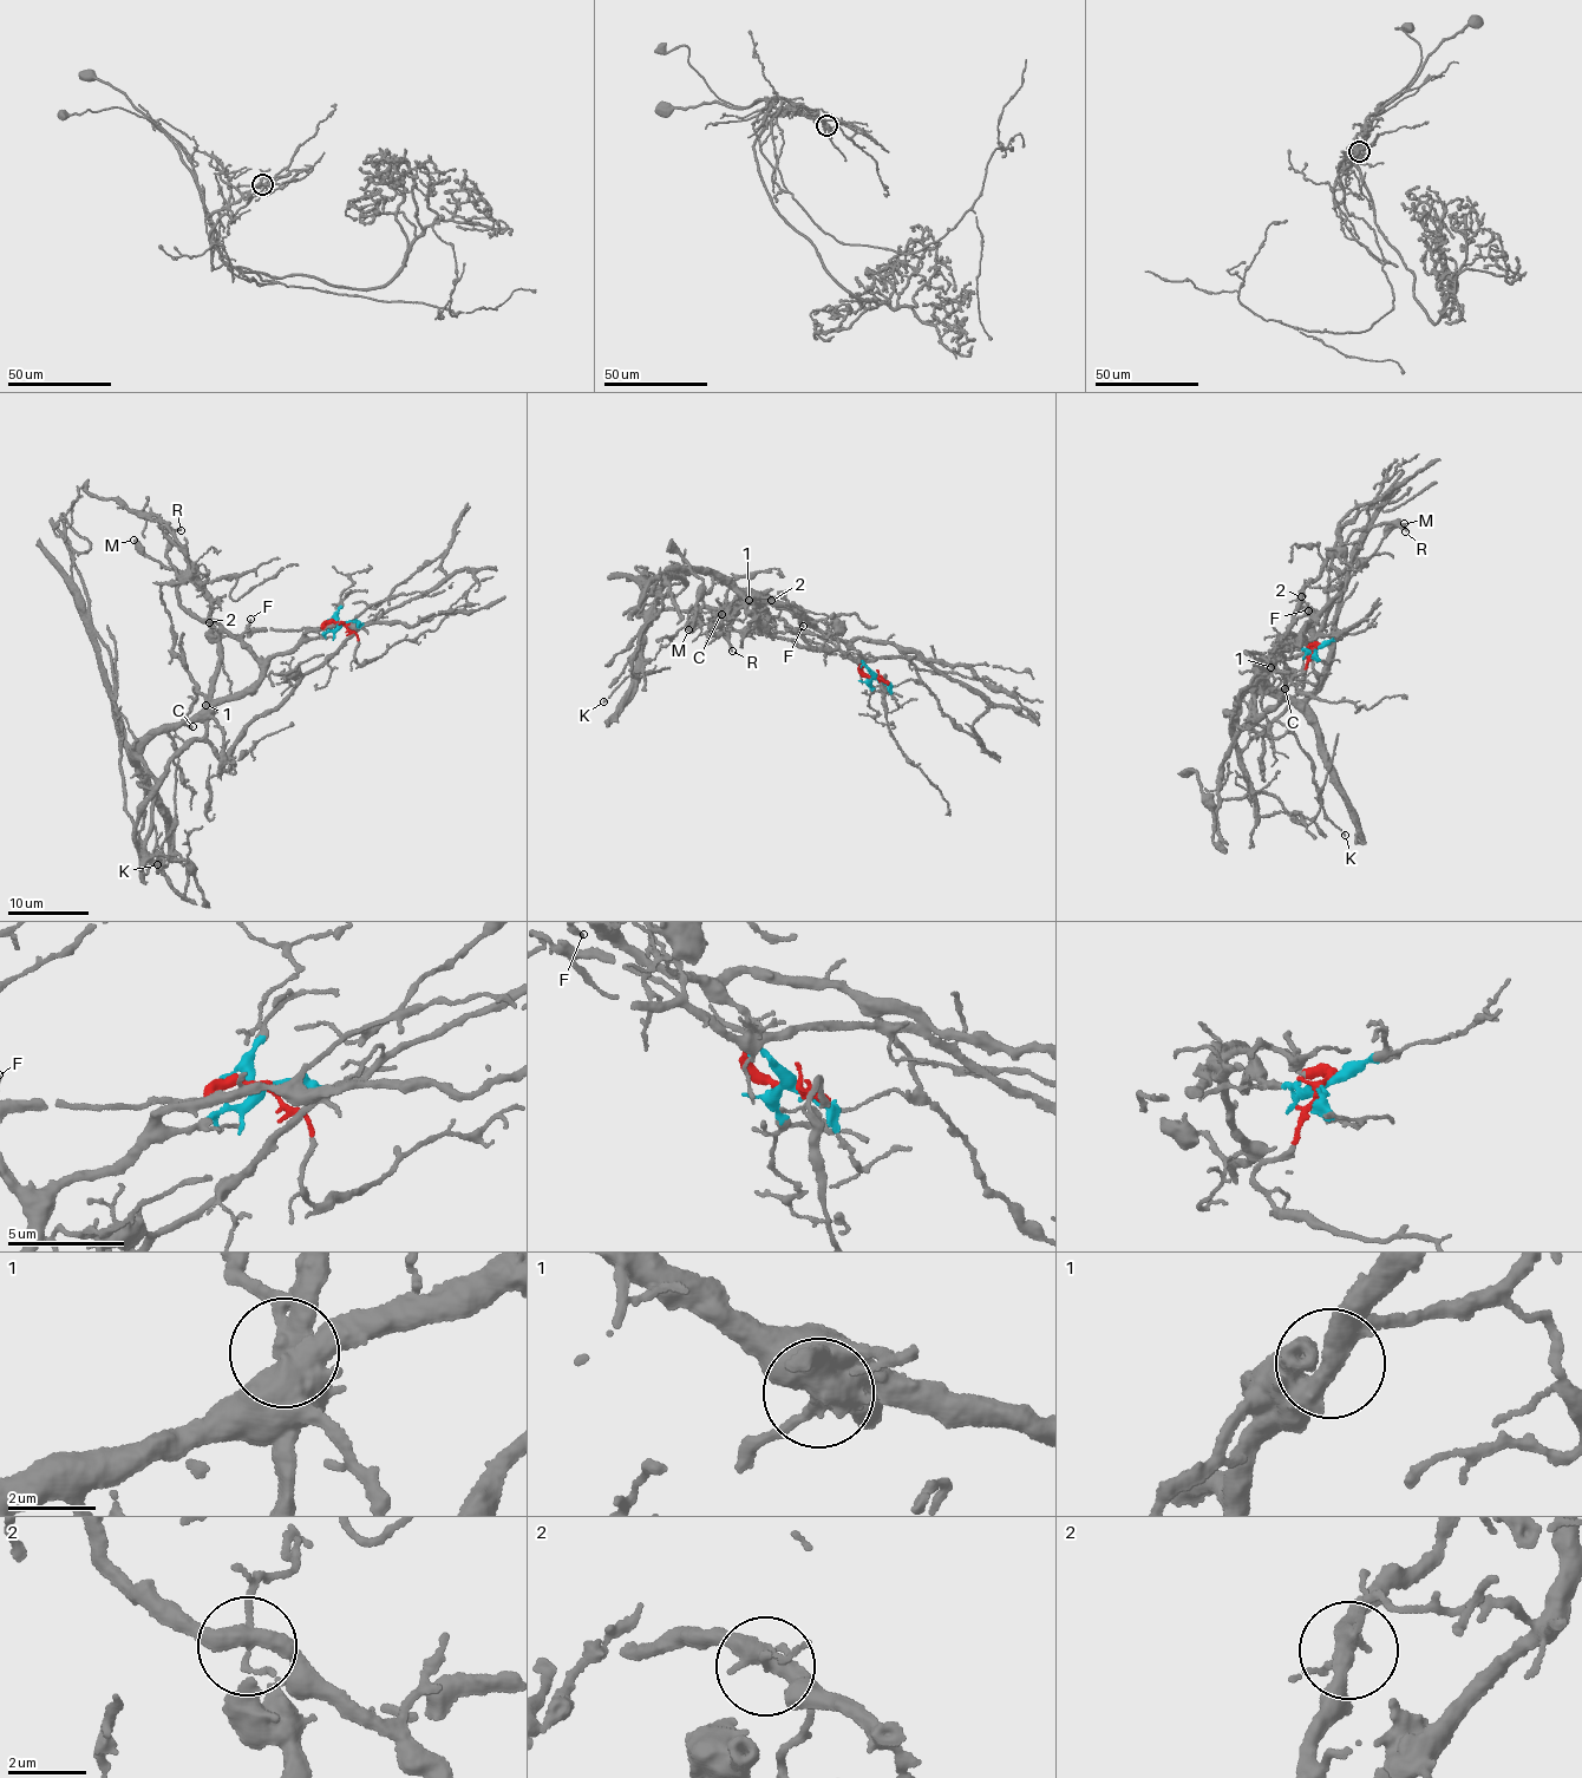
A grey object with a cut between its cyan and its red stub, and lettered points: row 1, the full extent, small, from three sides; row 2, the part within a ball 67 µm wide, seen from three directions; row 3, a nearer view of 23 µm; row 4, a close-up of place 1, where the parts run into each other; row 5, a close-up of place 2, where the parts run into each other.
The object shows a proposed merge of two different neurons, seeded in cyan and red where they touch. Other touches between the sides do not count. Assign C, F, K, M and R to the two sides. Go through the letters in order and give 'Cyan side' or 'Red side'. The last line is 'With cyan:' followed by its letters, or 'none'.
C: Cyan side
F: Cyan side
K: Cyan side
M: Red side
R: Cyan side
With cyan: C, F, K, R

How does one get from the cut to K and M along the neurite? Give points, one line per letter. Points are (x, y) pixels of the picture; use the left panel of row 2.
K: (341, 623), (144, 745), (155, 789), (145, 854), (162, 870), (156, 852), (168, 863), (172, 829), (157, 864)
M: (341, 623), (283, 631), (252, 631), (244, 636), (217, 633), (201, 583), (142, 555), (133, 540)

